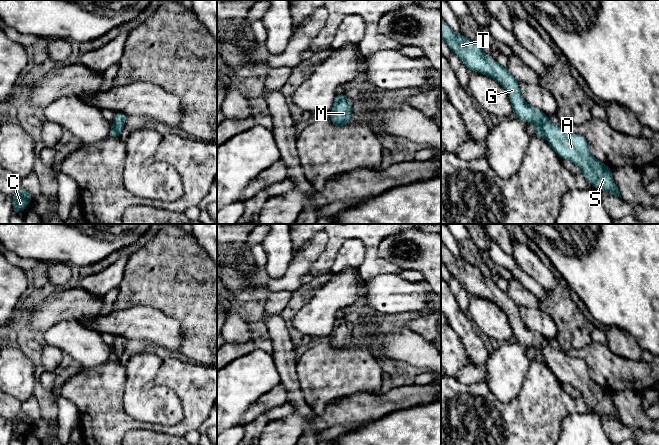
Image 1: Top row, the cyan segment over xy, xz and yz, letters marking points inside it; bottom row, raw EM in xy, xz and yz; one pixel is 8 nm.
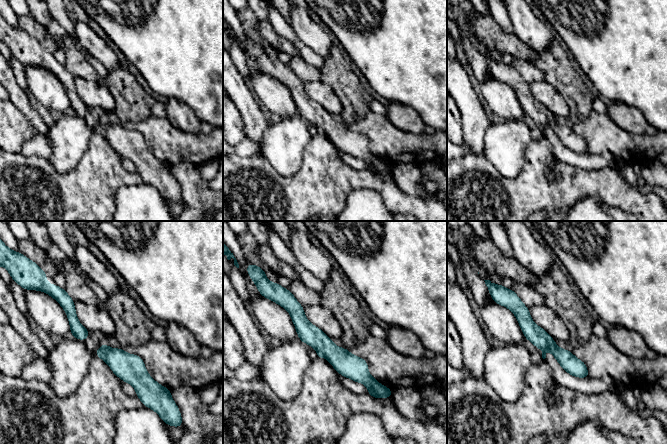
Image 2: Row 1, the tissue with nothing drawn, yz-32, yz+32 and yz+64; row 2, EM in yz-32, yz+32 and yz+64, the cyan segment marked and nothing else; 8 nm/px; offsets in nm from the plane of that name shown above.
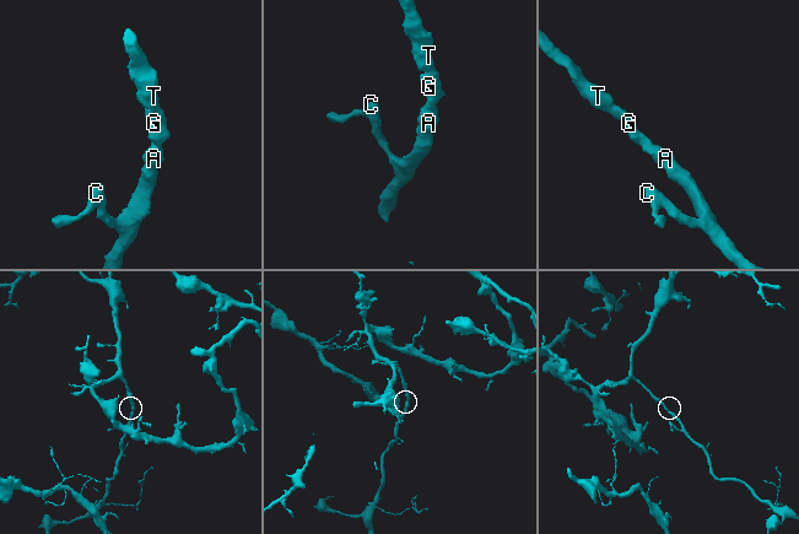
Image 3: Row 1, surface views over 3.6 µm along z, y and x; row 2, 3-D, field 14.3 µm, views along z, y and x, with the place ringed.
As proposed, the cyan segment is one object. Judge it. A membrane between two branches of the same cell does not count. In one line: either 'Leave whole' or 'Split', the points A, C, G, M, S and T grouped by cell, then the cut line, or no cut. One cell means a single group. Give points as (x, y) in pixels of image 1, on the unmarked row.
Leave whole. Groups: A C G M S T. No split

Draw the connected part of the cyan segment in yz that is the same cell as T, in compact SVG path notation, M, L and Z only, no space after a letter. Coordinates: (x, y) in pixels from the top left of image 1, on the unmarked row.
M441 242L441 262L469 293L491 301L507 315L513 338L518 343L536 349L535 360L544 361L556 378L565 384L577 388L586 404L600 415L608 415L621 421L611 392L594 382L586 363L580 358L572 358L563 350L553 349L549 341L538 332L527 328L519 314L519 306L507 292L492 285L478 267L463 258L455 258Z

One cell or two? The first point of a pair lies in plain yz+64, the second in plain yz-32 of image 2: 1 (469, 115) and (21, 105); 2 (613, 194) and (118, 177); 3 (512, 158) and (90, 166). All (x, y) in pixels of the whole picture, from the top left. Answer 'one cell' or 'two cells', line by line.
1: one cell
2: one cell
3: two cells

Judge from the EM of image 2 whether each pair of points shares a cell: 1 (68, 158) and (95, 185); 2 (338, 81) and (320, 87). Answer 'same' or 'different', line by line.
1: different
2: different

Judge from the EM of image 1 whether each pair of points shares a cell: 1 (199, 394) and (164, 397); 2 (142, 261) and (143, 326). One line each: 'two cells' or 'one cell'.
1: two cells
2: two cells

